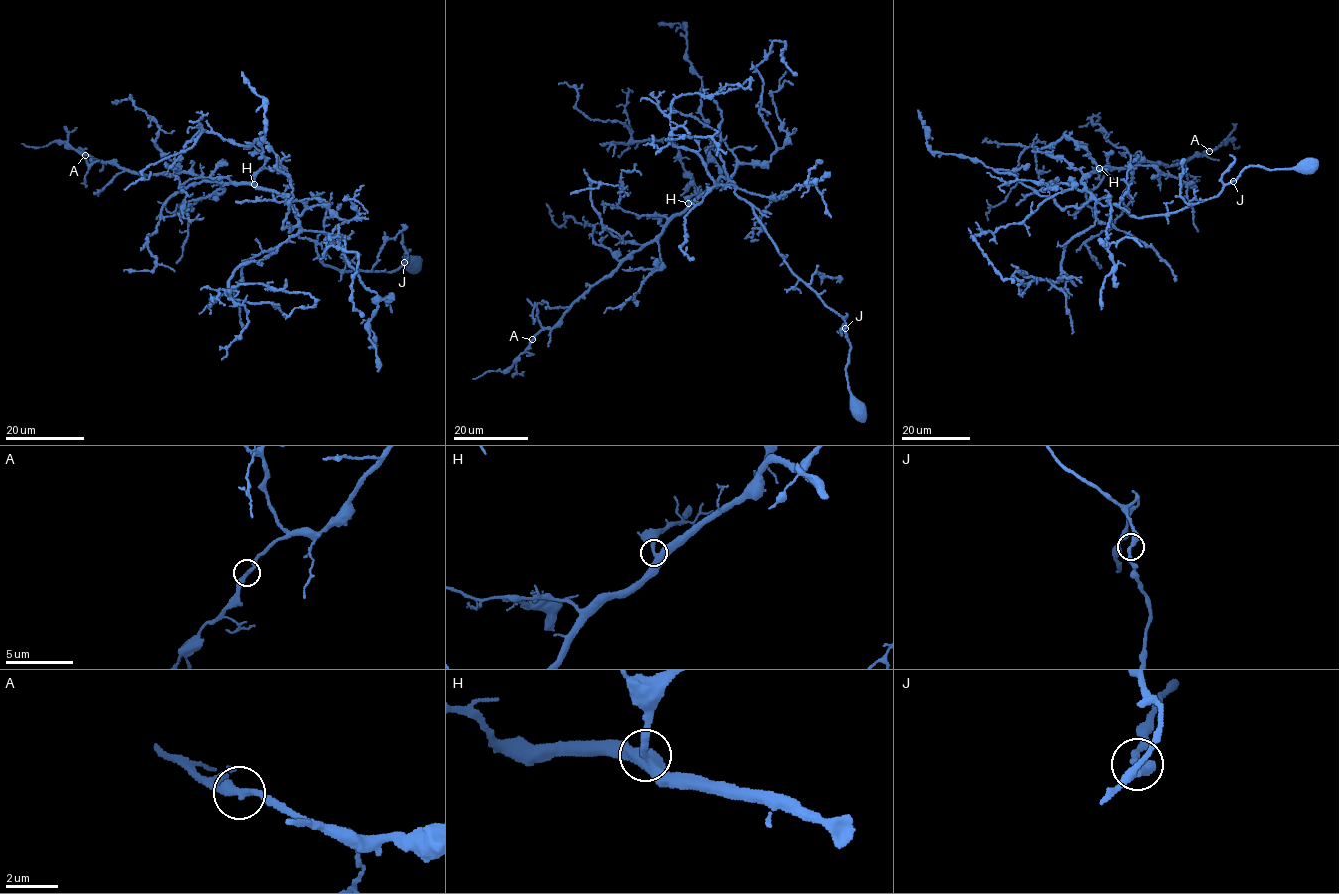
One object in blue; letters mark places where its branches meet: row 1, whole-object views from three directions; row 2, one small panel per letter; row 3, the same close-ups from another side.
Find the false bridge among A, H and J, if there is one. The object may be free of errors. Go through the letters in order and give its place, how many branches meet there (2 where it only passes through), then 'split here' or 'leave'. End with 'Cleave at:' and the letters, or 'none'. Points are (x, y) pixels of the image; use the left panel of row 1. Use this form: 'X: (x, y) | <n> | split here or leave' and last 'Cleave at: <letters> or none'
A: (85, 155) | 2 | leave
H: (254, 184) | 3 | leave
J: (404, 262) | 2 | leave
Cleave at: none

